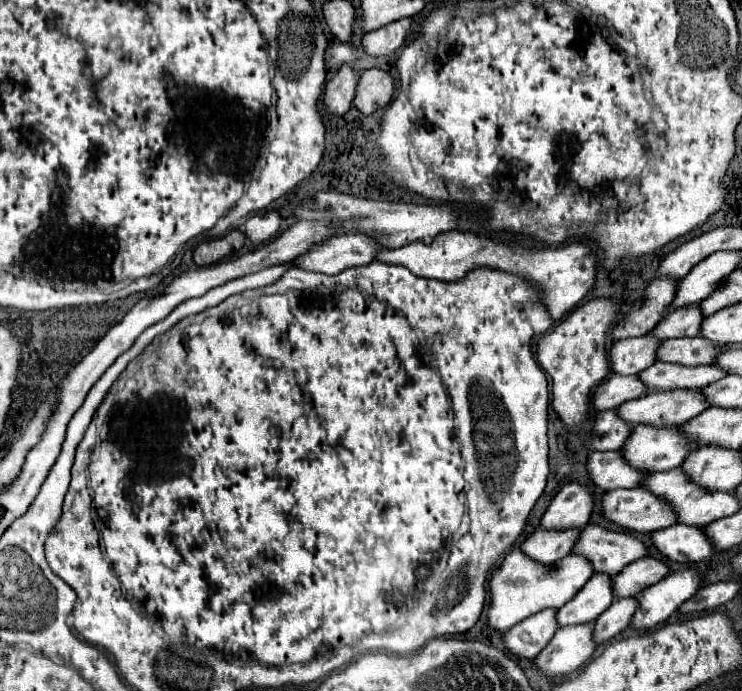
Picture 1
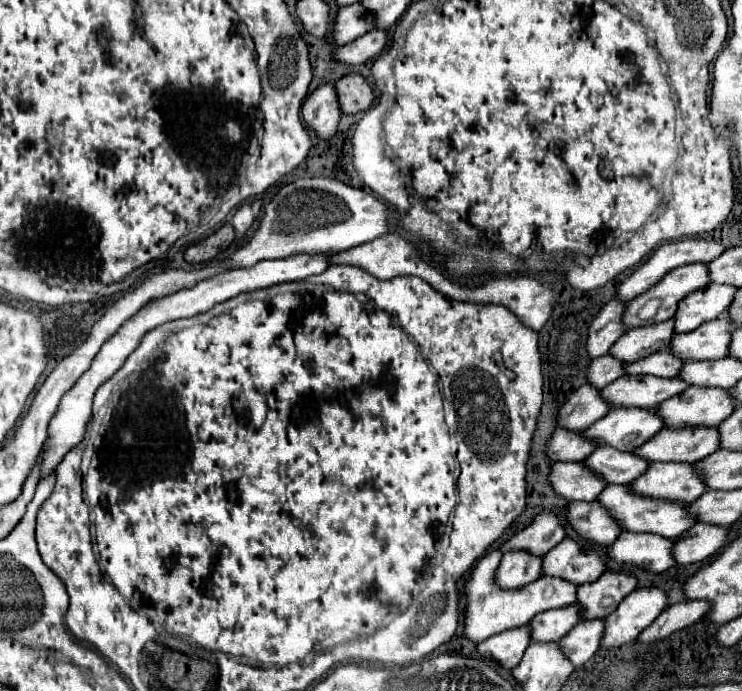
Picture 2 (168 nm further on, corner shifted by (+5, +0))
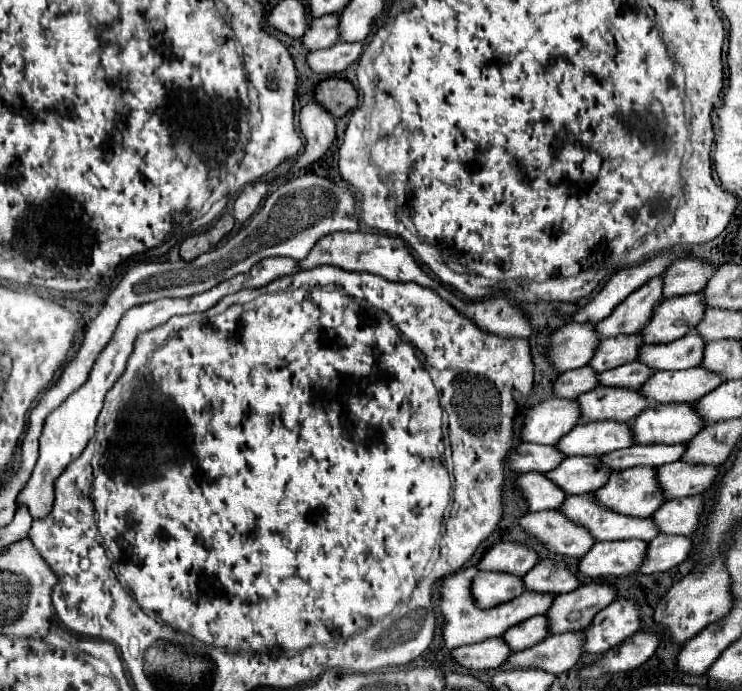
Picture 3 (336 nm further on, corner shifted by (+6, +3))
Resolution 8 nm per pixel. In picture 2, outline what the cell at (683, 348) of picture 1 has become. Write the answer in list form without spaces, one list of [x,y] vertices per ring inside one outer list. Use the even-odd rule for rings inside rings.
[[[668,349],[656,351],[654,355],[648,355],[644,359],[638,359],[634,363],[626,365],[628,375],[658,375],[658,377],[676,377],[682,369],[684,359],[678,359],[678,355],[670,353]]]

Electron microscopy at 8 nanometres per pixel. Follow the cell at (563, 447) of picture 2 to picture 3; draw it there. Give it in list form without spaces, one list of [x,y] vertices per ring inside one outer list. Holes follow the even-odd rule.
[[[519,444],[509,456],[507,464],[509,470],[515,474],[525,474],[525,472],[549,472],[555,466],[561,464],[565,456],[557,452],[555,446],[541,446],[541,444]]]

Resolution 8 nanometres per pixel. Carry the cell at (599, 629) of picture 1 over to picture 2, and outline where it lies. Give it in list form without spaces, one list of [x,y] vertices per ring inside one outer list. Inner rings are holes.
[[[584,619],[568,635],[560,639],[562,649],[574,667],[582,667],[600,647],[604,635],[604,619]]]

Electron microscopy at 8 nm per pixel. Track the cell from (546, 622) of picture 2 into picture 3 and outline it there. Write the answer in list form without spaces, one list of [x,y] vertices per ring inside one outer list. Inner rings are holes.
[[[533,616],[531,620],[525,620],[525,622],[509,628],[501,638],[509,644],[511,652],[519,652],[519,650],[535,646],[537,642],[545,640],[547,636],[549,636],[547,618],[545,616]]]

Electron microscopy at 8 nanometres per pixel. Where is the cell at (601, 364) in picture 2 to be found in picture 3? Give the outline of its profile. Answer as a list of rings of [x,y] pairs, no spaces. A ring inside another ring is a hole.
[[[589,366],[569,370],[561,374],[553,382],[553,396],[555,398],[577,398],[579,394],[585,394],[589,390],[597,388],[597,372]]]

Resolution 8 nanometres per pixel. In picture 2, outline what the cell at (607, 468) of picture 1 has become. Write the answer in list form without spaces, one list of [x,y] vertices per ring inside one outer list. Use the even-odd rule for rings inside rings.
[[[582,461],[570,463],[554,463],[550,473],[550,483],[554,491],[568,501],[594,501],[608,483],[596,479],[588,467],[582,467]]]

